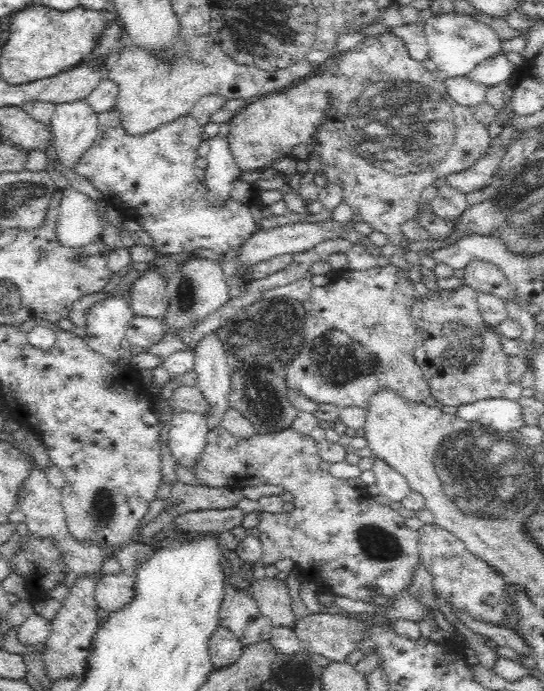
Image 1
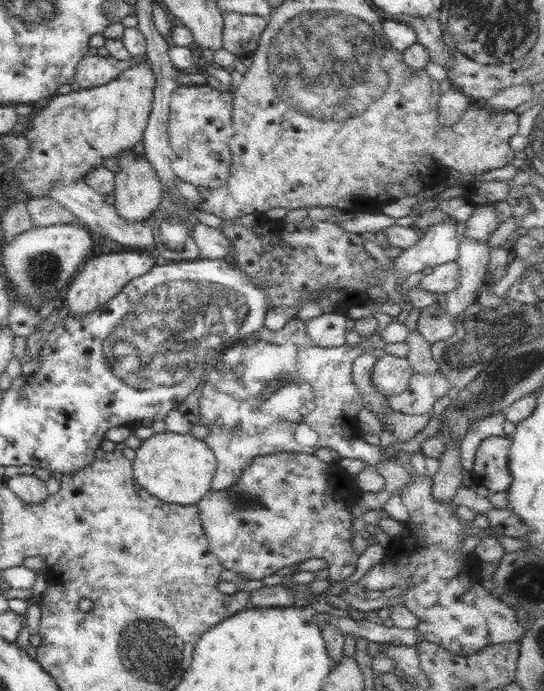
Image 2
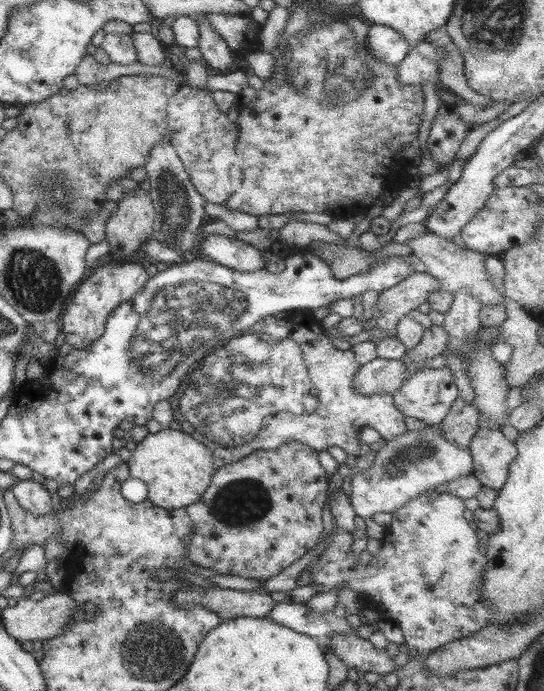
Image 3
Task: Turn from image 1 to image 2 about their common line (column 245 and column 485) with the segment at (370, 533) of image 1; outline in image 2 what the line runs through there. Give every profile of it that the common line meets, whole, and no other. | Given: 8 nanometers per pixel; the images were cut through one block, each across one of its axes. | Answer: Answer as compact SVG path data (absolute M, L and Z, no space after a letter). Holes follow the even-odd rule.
M491 437L484 440L476 452L473 470L482 478L482 486L490 493L507 492L513 479L509 470L510 438Z

